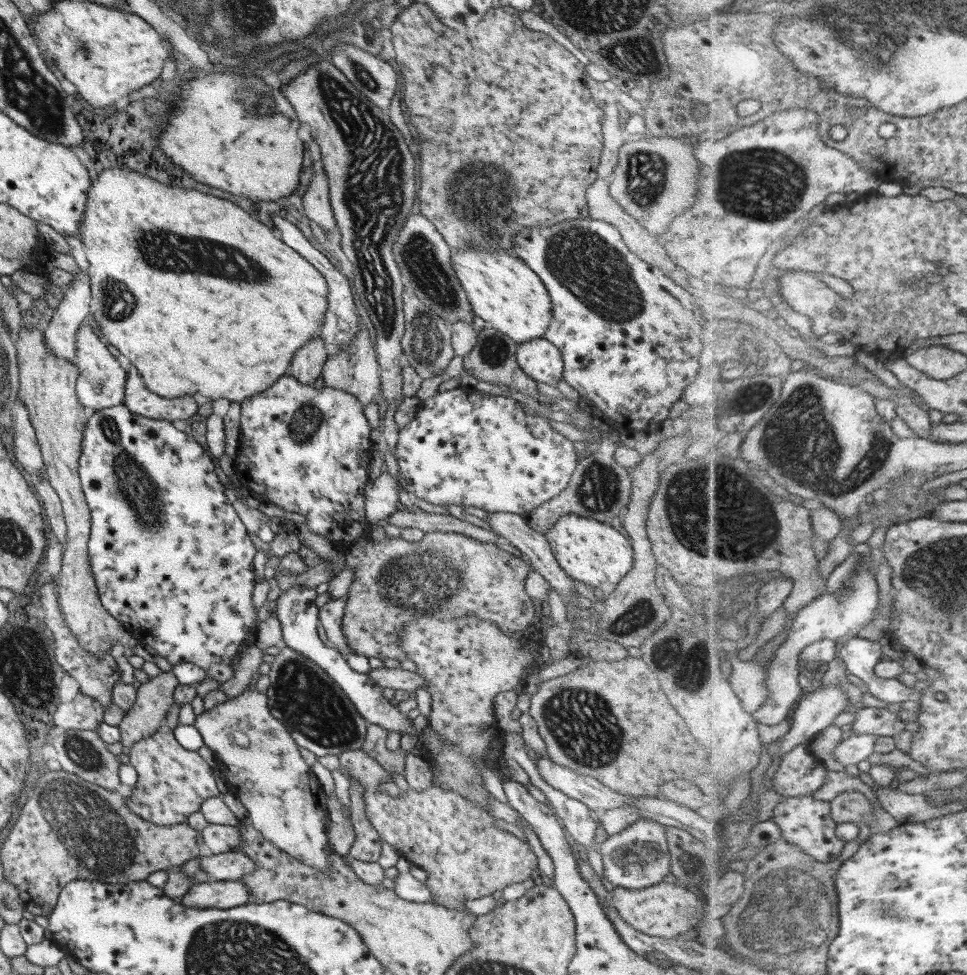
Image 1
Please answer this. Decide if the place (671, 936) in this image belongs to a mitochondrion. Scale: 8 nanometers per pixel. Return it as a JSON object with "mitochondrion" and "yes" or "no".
{"mitochondrion":"no"}

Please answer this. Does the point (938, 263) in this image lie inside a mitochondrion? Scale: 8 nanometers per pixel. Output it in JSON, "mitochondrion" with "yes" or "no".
{"mitochondrion":"yes"}

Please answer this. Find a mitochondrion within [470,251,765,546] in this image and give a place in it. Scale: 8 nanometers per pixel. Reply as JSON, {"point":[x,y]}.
{"point":[600,489]}

